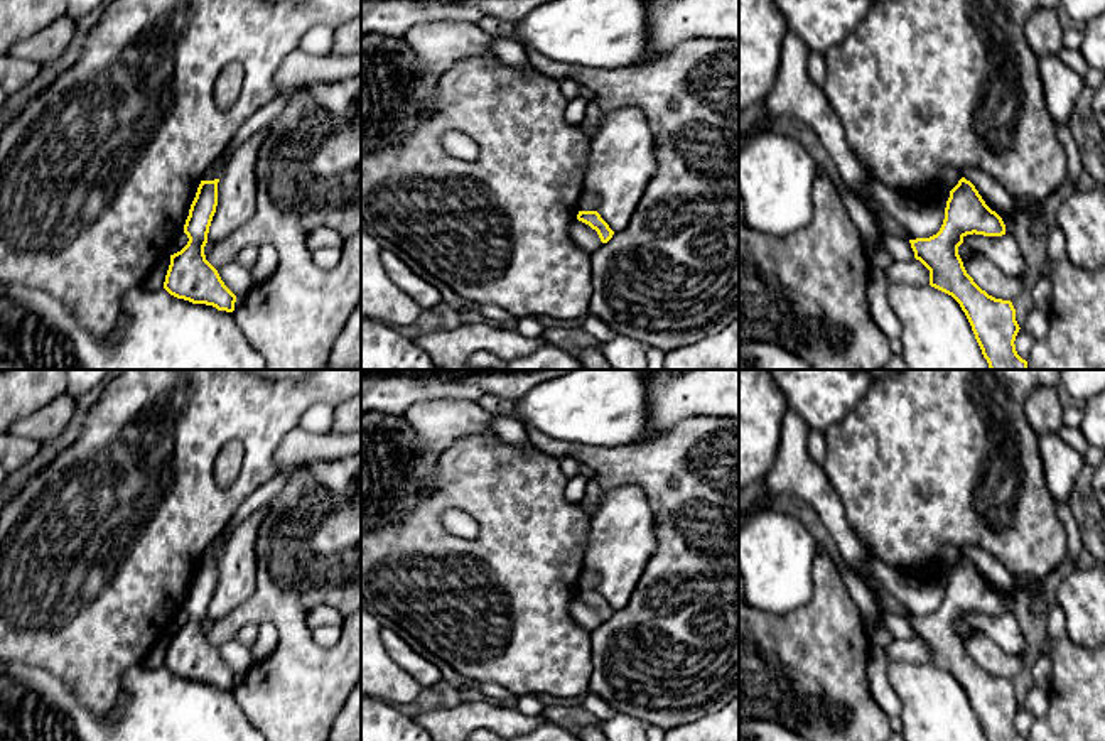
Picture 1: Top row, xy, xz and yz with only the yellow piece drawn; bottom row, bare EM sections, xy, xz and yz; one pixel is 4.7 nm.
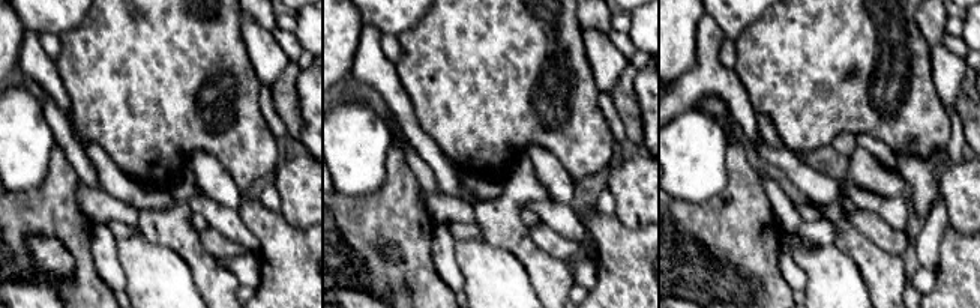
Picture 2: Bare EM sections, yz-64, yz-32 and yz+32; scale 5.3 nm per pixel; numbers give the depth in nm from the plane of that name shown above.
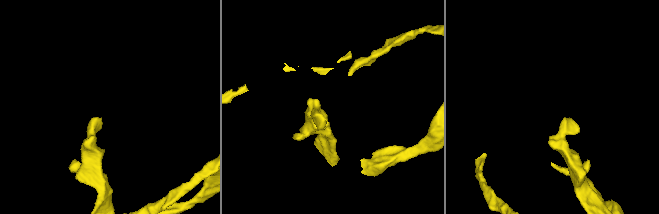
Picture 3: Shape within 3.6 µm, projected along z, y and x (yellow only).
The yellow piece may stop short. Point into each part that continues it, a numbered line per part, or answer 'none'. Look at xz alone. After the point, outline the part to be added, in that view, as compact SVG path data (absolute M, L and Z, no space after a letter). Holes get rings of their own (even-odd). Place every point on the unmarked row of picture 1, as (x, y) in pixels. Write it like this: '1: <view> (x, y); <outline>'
none

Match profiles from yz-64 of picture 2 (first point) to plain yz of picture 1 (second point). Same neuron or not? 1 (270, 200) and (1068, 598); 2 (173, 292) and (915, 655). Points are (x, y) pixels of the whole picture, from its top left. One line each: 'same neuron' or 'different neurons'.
1: different neurons
2: different neurons

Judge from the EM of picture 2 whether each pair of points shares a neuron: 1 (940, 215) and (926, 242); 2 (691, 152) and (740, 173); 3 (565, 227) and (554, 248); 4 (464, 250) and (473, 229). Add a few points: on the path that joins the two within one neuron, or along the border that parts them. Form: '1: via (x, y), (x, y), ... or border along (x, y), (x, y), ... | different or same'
1: via (937, 221), (931, 236) | same
2: border along (731, 141), (727, 150), (728, 182), (709, 199) | different
3: border along (542, 221), (578, 245) | different
4: border along (482, 238), (456, 241) | different

